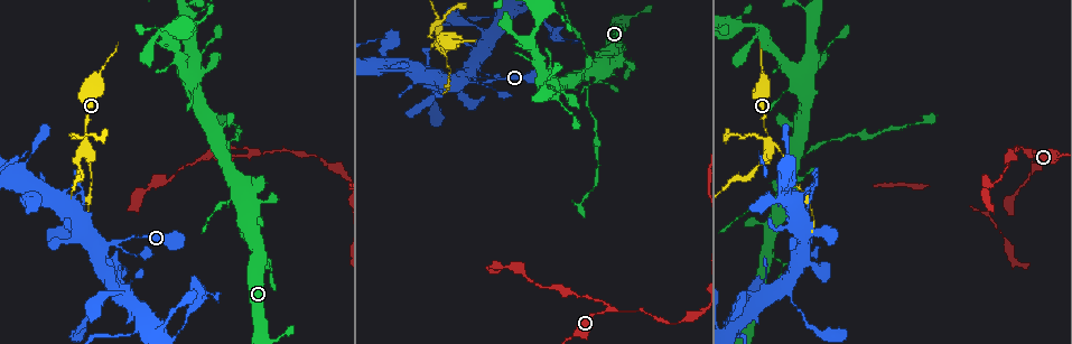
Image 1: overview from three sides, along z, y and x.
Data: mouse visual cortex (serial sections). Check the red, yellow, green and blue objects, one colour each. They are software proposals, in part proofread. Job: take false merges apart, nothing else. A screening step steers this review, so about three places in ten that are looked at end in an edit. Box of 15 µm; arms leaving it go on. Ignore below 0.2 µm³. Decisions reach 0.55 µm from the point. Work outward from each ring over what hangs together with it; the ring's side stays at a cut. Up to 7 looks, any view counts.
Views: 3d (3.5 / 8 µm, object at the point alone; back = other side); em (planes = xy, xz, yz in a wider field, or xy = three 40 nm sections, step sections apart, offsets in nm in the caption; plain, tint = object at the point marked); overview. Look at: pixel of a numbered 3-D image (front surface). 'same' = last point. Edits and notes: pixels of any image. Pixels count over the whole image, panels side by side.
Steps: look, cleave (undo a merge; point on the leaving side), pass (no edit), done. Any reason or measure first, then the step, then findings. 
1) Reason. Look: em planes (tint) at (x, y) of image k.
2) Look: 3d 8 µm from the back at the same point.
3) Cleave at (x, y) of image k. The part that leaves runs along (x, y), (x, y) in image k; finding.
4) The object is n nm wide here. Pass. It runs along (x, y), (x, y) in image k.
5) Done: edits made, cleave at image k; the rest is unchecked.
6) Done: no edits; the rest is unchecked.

Three arms meet. Look: 3d 3.5 µm at (608, 308) of image 1.

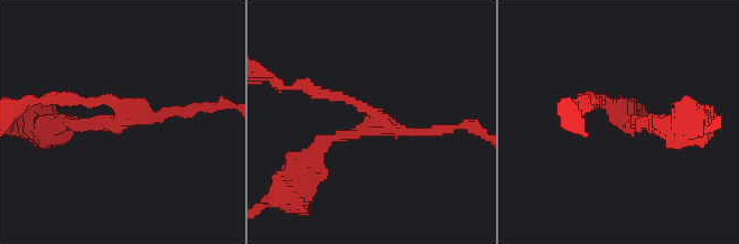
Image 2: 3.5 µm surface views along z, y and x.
3 arms meet here; the arms are 150, 150, 200 nm wide. Look: em xy step 2 (tint) at (376, 120) of image 2.

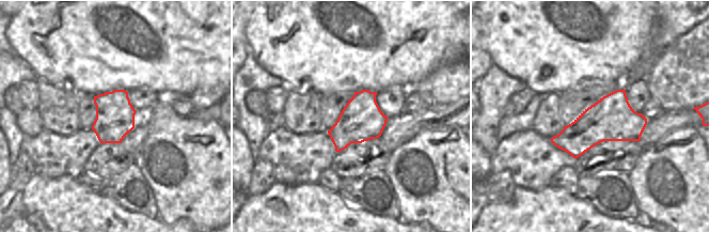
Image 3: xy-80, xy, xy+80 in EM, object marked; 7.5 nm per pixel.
Pass. It runs along (653, 122), (592, 101) in image 2; all the same cell.

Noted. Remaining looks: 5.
Look: 3d 3.5 µm at (223, 156) of image 1.

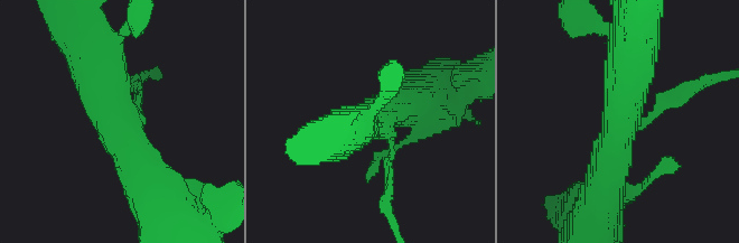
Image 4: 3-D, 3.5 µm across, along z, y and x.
3 arms meet here; the arms are 150, 600, 600 nm wide. Look: em planes (tint) at (119, 127) of image 4.

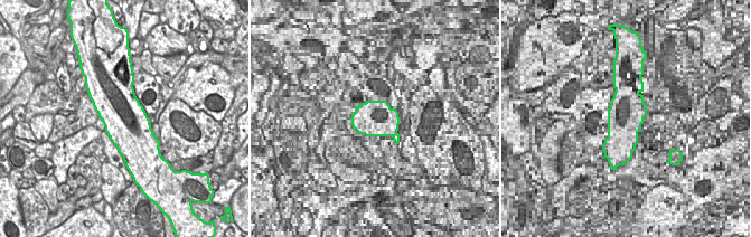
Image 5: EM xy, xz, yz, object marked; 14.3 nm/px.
Pass. It runs along (157, 189), (104, 103), (94, 58) in image 4; all the same cell.

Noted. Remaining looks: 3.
Thick turns thin. Look: 3d 3.5 µm at (789, 289) of image 1.

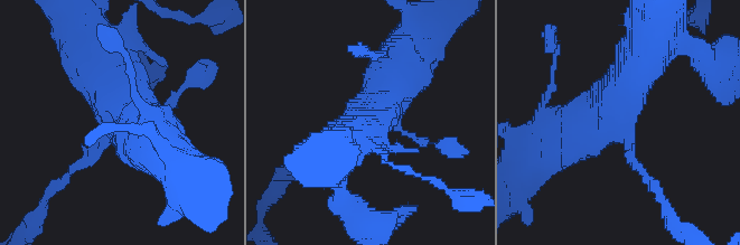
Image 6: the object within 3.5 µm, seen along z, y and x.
Look: em xy step 3 (tint) at (113, 121) of image 6.

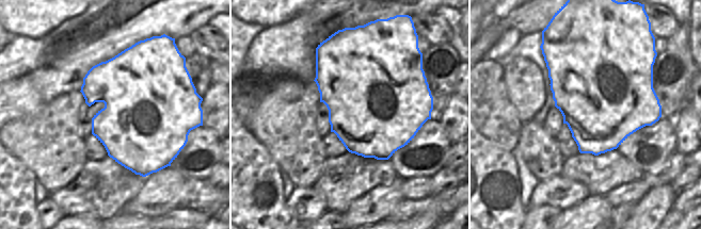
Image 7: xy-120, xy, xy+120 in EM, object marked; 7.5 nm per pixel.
Pass. It runs along (650, 47), (602, 115), (562, 135) in image 6; all the same cell.

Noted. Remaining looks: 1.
Done: no edits; the rest is unchecked.

